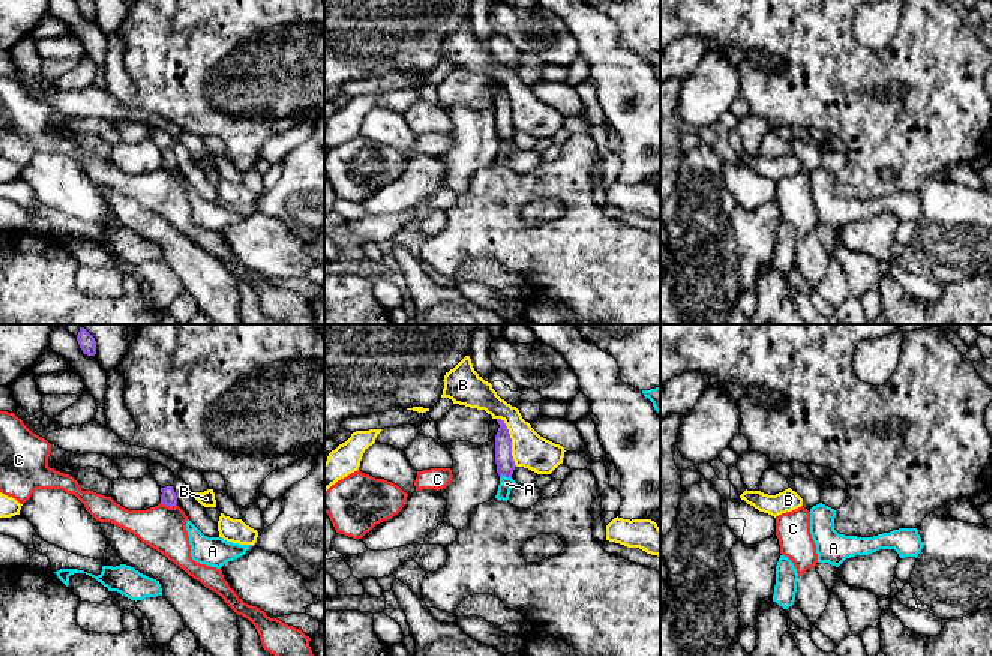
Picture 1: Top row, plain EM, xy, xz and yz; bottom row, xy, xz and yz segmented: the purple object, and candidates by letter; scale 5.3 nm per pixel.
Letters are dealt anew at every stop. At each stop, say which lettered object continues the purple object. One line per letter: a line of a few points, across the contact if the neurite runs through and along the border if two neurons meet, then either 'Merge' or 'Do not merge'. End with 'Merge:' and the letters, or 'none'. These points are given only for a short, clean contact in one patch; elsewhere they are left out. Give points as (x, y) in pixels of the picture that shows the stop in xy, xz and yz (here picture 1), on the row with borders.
A: Line: xz (511, 476), (500, 478). Do not merge
B: Line: xz (497, 418), (508, 430), (511, 455), (517, 466). Do not merge
C: Line: xy (161, 502), (176, 506). Do not merge
Merge: none

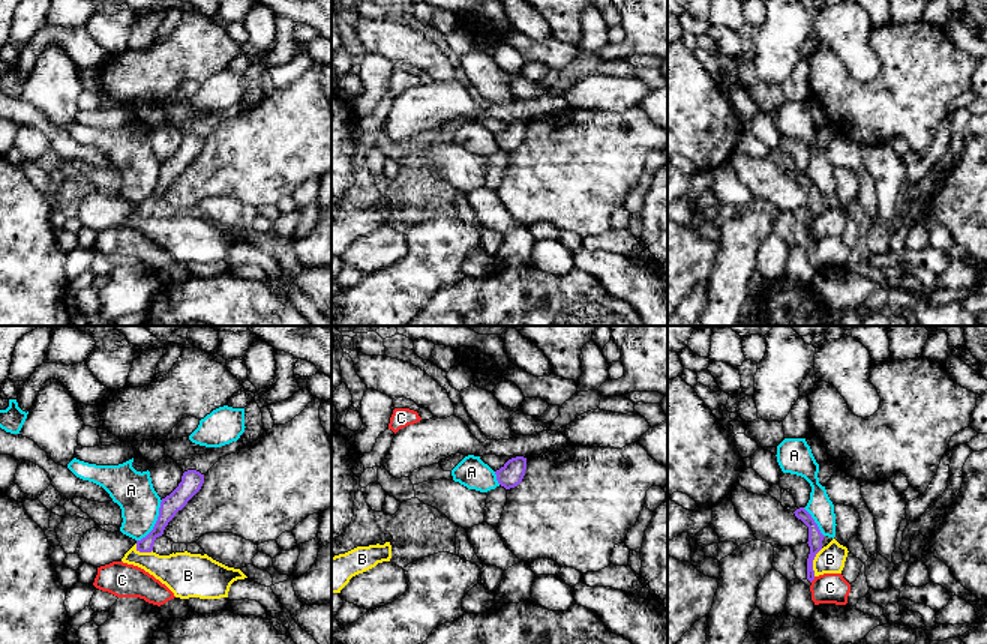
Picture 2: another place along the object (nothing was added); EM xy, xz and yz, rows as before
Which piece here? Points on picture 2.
A: Line: xy (162, 500), (155, 526), (137, 541). Do not merge
B: Line: yz (822, 548), (813, 560), (813, 575). Do not merge
C: Do not merge
Merge: none

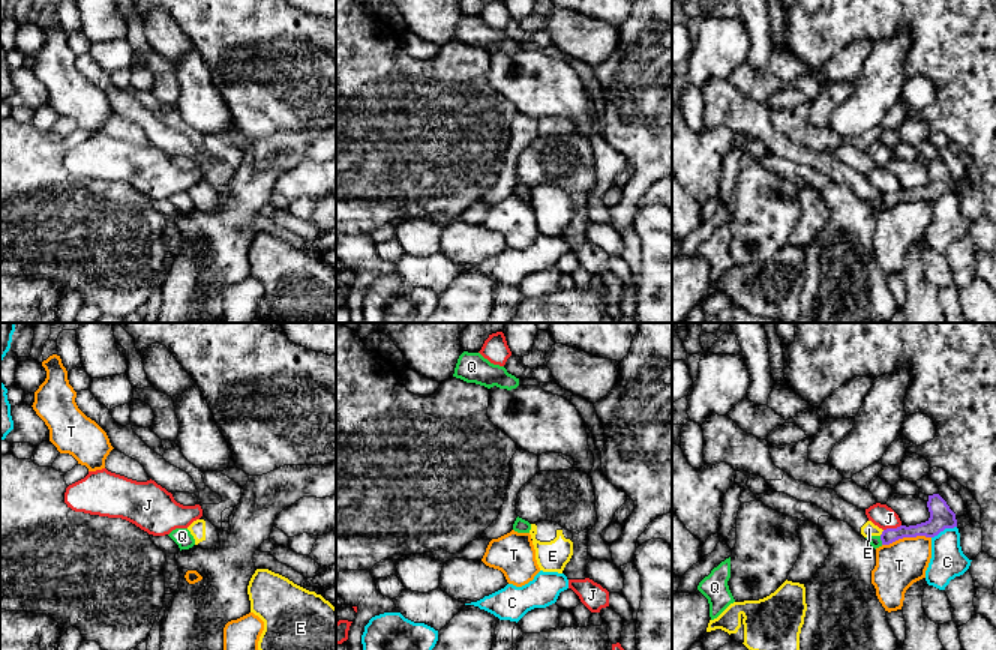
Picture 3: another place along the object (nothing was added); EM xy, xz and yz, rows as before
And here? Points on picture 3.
C: Line: yz (956, 526), (945, 527), (932, 538). Do not merge
E: Line: yz (884, 530), (879, 535). Do not merge
J: Line: yz (900, 524), (884, 530). Do not merge
Q: Line: yz (926, 529), (900, 532), (881, 539), (875, 541). Merge
T: Line: yz (930, 536), (903, 536), (882, 545). Do not merge
Merge: Q

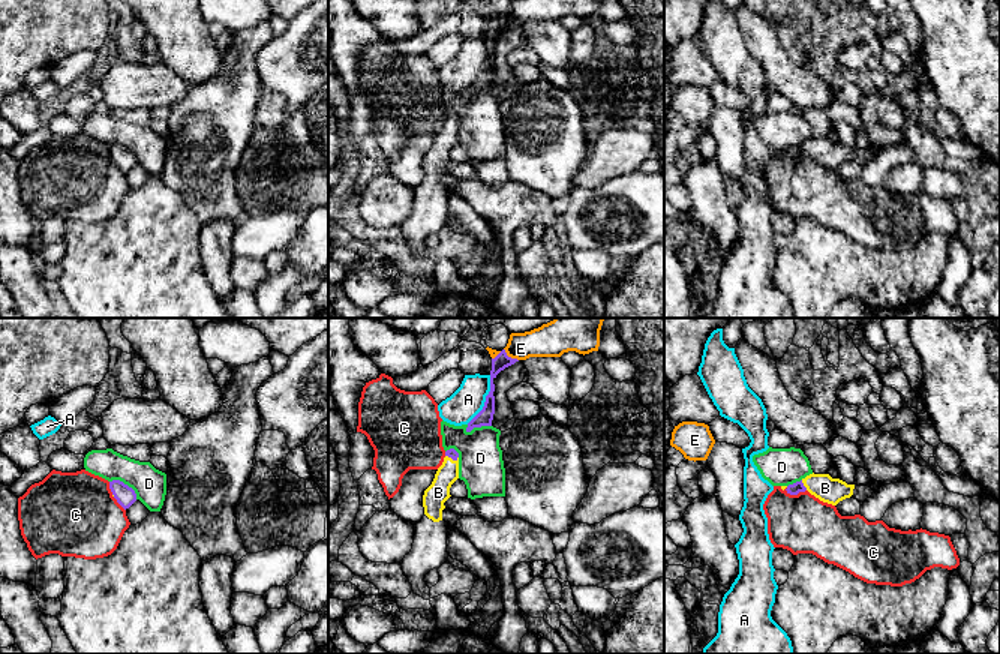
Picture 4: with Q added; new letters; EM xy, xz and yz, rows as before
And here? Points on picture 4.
A: Line: xz (491, 375), (491, 390), (485, 405), (467, 423). Do not merge
B: Line: yz (793, 489), (802, 485), (820, 485), (825, 488). Merge
C: Line: yz (784, 489), (790, 494), (805, 489). Do not merge
D: Line: xy (110, 480), (122, 480), (134, 491), (137, 498). Do not merge
E: Do not merge
Merge: B

